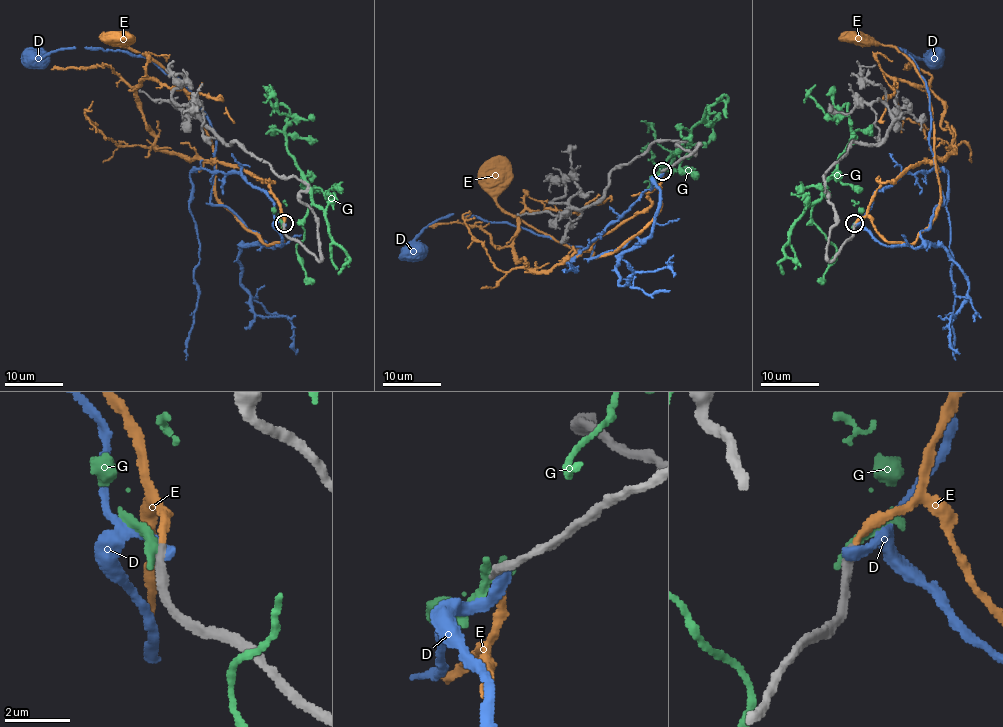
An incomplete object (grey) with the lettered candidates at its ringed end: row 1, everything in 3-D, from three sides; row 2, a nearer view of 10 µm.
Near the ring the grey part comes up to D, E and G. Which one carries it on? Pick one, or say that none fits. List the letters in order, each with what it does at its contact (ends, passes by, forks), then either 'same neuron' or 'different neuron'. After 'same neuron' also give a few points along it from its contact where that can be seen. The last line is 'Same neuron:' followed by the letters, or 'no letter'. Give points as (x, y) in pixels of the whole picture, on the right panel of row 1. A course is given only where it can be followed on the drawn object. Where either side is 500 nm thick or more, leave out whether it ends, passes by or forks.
D: it ends | different neuron
E: it ends | same neuron | via (855, 223), (876, 189), (904, 170), (934, 160), (924, 81), (894, 46), (856, 40)
G: it ends | different neuron
Same neuron: E

